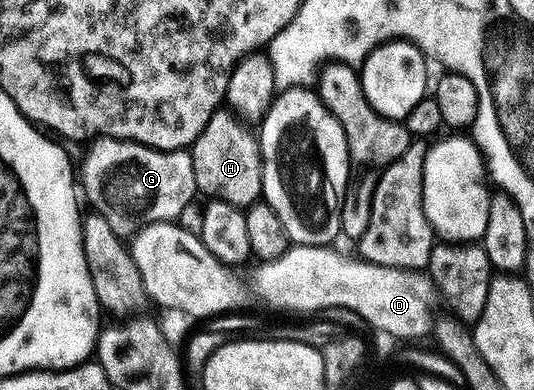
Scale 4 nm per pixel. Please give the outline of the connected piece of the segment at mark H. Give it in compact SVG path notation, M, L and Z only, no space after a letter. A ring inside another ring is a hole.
M221 110L213 114L210 122L206 122L202 134L198 134L198 138L190 145L190 151L194 166L194 182L197 193L201 197L204 195L204 198L221 200L241 210L246 210L261 199L264 191L262 182L264 164L260 161L260 141L257 133L233 115L231 111Z

